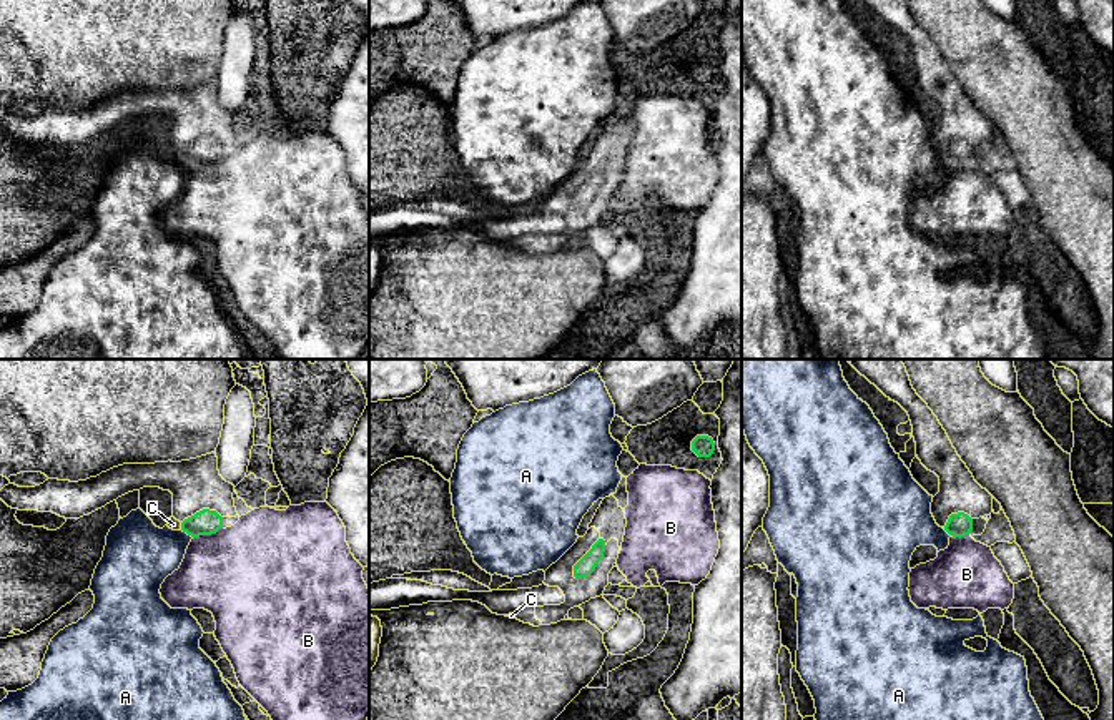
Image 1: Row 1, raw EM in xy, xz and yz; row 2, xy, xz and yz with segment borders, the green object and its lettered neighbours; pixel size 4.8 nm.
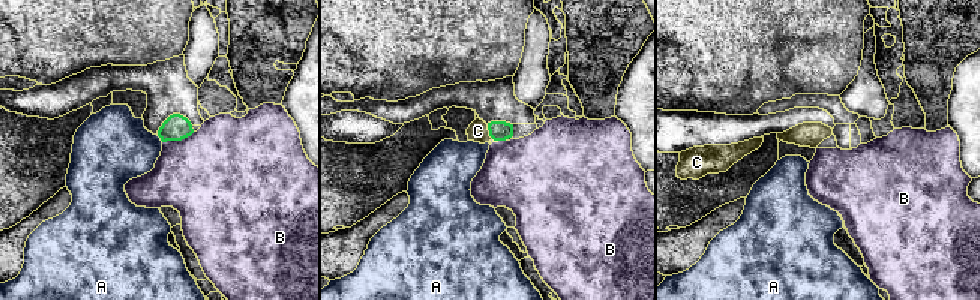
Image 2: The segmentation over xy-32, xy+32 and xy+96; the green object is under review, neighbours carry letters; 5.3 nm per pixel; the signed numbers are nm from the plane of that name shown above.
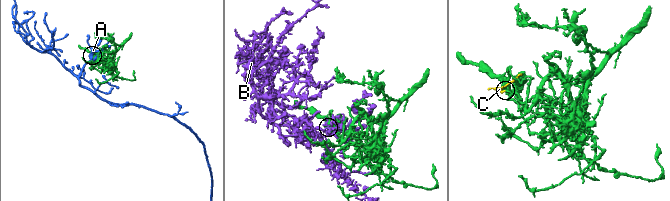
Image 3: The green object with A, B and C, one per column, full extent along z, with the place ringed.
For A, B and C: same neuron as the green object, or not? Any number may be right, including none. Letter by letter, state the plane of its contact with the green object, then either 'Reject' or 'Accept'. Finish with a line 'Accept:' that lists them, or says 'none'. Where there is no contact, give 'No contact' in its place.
A: Touches green in xy. Reject
B: Touches green in xy. Reject
C: Touches green in xy. Accept
Accept: C

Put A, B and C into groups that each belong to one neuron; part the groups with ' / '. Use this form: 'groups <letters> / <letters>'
groups A / B / C

